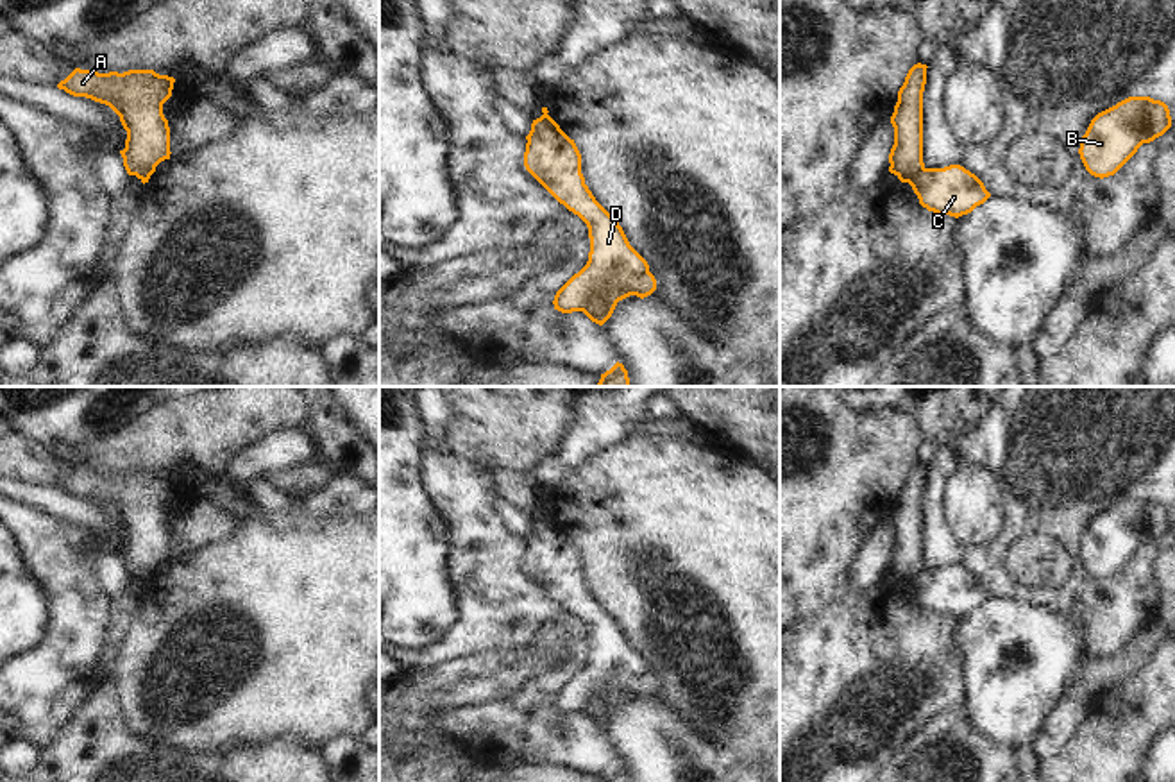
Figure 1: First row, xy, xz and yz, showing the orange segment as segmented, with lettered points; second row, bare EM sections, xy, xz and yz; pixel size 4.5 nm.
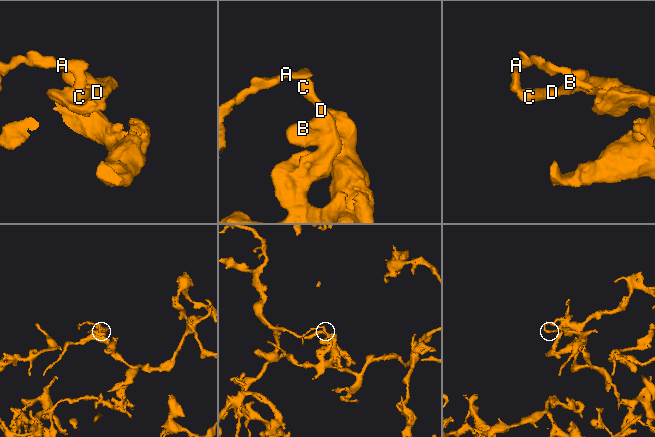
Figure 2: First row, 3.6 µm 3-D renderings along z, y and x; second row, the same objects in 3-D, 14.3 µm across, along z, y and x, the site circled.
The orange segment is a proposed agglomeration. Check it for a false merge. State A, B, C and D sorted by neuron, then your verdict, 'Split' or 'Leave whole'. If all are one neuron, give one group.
Groups: A / B C D. Split

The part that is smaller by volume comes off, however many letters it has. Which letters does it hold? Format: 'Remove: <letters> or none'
Remove: A

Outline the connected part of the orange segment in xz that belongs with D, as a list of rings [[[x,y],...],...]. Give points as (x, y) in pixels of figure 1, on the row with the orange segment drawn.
[[[549,115],[533,120],[526,140],[526,170],[588,227],[588,261],[556,292],[554,310],[583,311],[603,326],[619,301],[651,295],[656,279],[647,261],[630,245],[619,222],[585,184],[574,140]]]

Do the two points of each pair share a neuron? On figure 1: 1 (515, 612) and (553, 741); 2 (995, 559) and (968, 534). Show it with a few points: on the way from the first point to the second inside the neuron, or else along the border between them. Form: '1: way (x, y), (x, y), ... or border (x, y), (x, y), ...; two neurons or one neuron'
1: way (558, 612), (576, 630), (576, 657), (544, 698); one neuron
2: border (1005, 512), (1002, 532), (988, 544), (954, 541); two neurons

